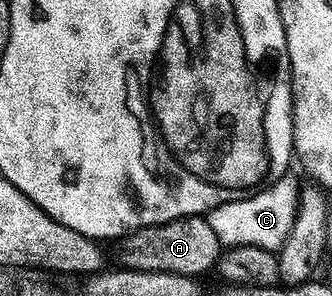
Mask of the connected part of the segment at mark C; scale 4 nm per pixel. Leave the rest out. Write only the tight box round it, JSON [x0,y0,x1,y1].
[206,175,301,251]

